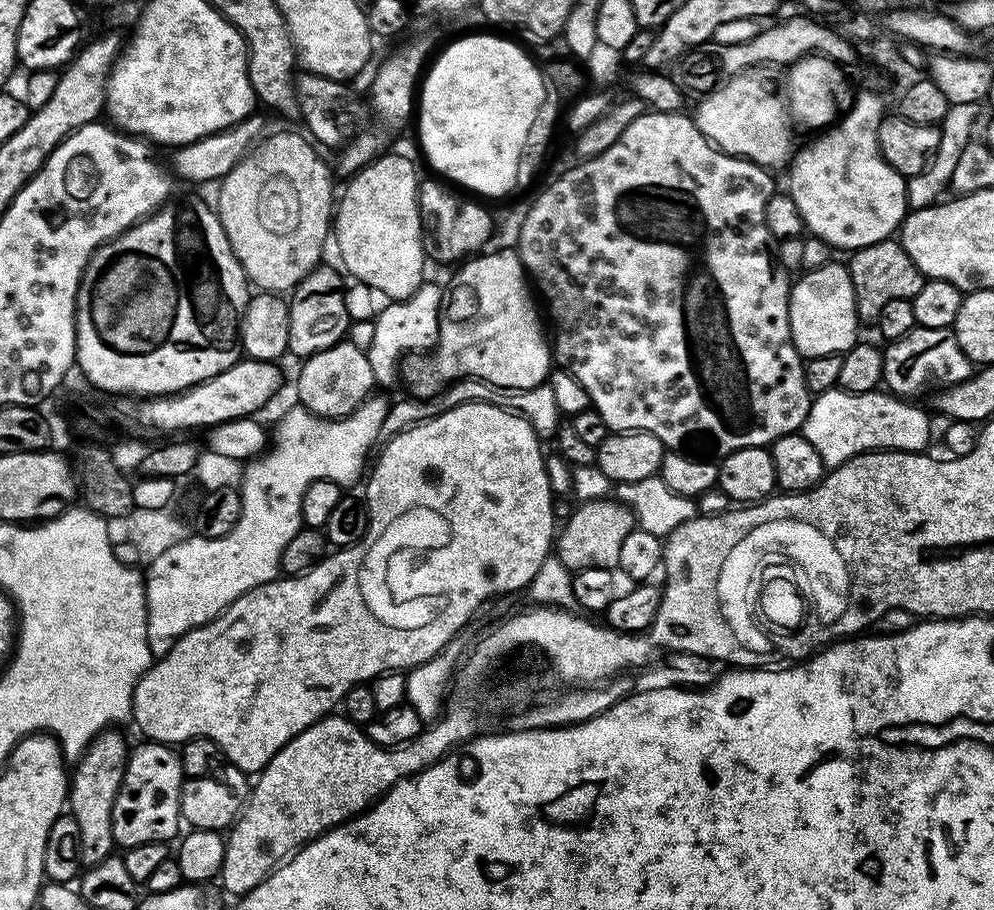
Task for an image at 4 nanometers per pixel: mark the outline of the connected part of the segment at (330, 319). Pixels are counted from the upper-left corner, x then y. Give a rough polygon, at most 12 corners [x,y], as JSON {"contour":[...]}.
{"contour":[[341,269],[292,289],[288,352],[307,358],[347,337]]}

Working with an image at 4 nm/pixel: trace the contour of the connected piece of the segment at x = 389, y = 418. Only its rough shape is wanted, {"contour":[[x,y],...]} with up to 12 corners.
{"contour":[[461,378],[434,395],[389,403],[377,445],[463,404],[519,412],[541,442],[562,423],[554,390]]}

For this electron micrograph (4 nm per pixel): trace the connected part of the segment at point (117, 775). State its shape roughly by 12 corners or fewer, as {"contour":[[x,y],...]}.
{"contour":[[92,740],[71,773],[81,867],[113,853],[114,798],[129,745]]}

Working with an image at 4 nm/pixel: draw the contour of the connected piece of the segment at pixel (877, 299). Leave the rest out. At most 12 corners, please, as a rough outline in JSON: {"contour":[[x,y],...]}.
{"contour":[[899,239],[857,249],[847,263],[856,316],[877,321],[912,300],[926,277]]}

